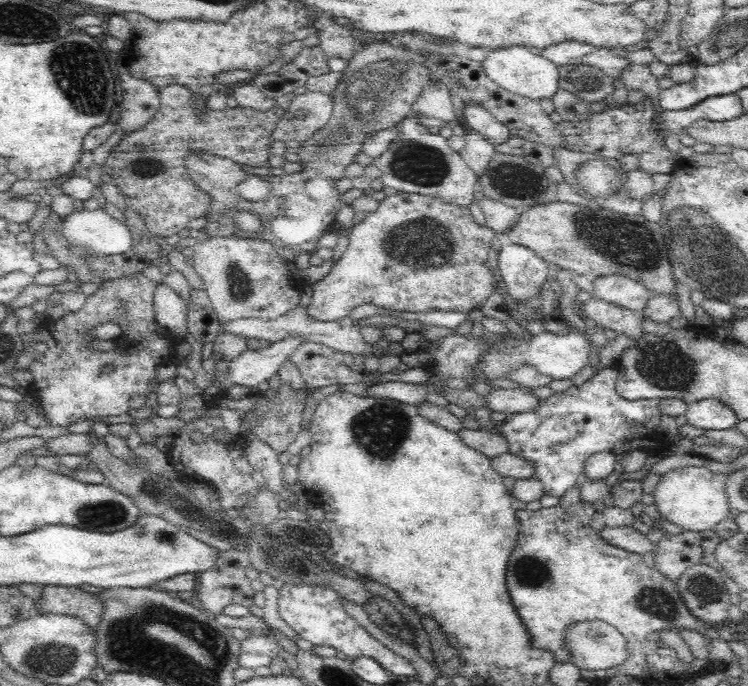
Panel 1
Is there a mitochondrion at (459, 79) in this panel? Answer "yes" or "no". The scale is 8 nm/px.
no

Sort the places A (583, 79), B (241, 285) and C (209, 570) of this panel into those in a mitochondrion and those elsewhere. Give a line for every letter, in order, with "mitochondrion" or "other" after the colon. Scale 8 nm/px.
A: mitochondrion
B: mitochondrion
C: other

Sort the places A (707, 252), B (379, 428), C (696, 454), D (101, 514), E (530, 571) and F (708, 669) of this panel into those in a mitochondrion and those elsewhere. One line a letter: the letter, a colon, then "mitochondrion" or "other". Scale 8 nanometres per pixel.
A: mitochondrion
B: mitochondrion
C: other
D: mitochondrion
E: mitochondrion
F: other

